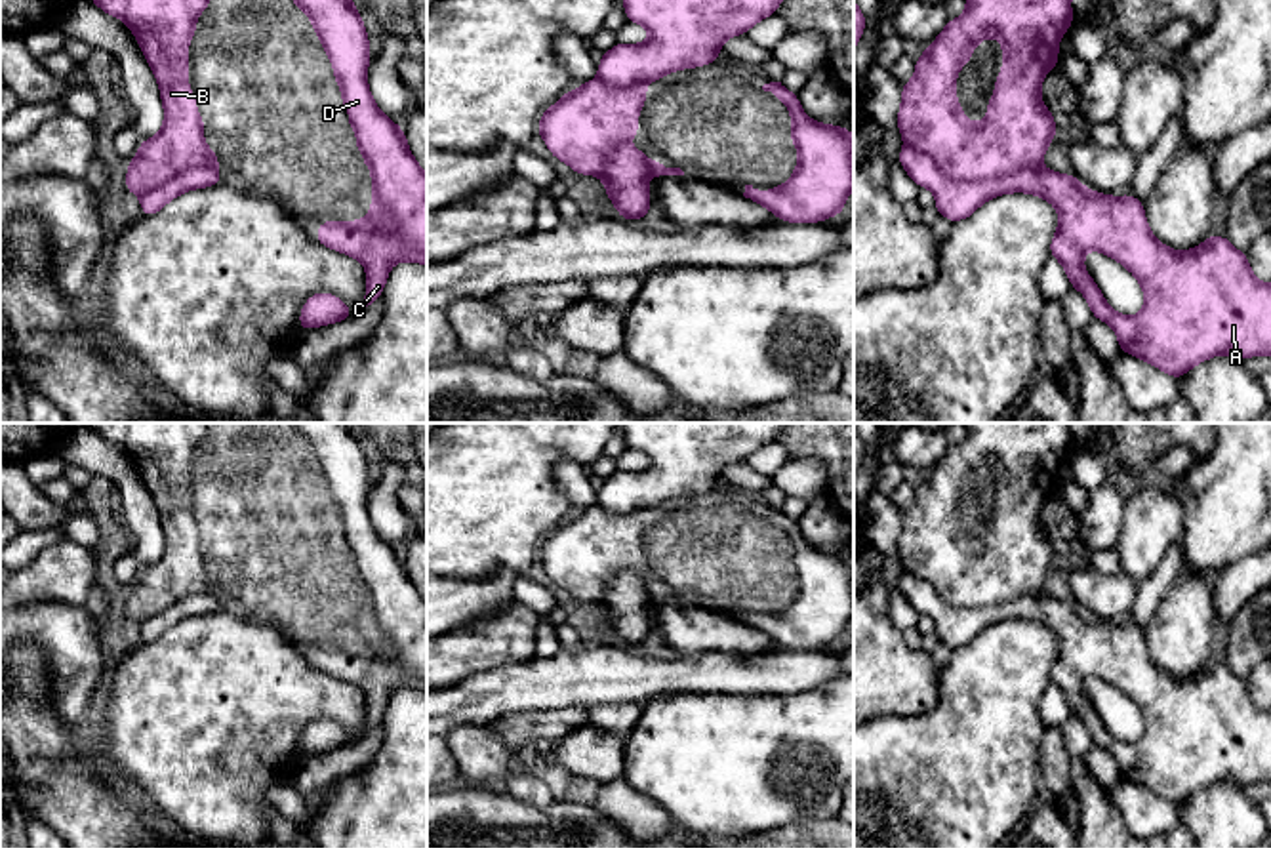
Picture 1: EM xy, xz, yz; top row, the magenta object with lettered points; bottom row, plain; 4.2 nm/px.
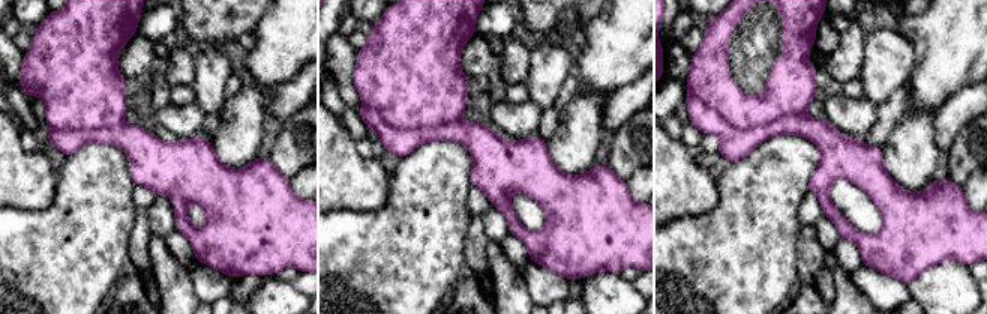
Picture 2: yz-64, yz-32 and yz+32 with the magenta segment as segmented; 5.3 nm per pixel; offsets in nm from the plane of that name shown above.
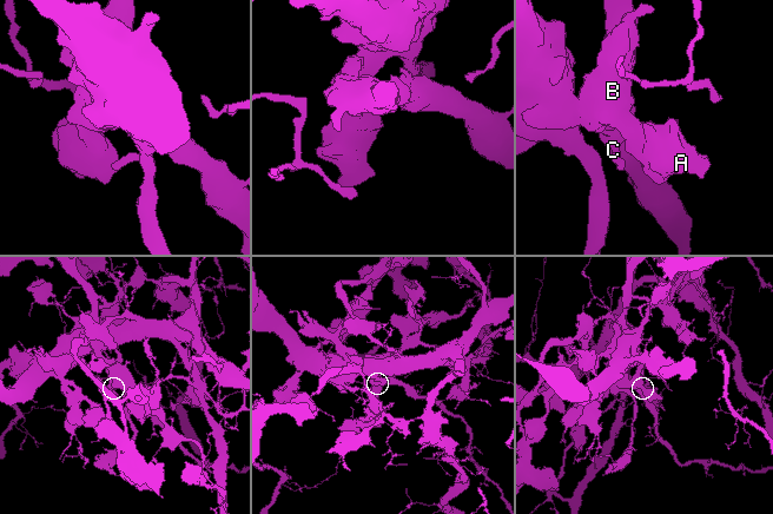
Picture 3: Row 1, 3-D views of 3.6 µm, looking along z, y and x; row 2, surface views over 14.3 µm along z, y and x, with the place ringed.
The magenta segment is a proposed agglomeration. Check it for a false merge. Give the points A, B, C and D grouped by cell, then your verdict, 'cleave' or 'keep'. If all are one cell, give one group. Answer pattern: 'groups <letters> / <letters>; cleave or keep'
groups A B C D; keep

